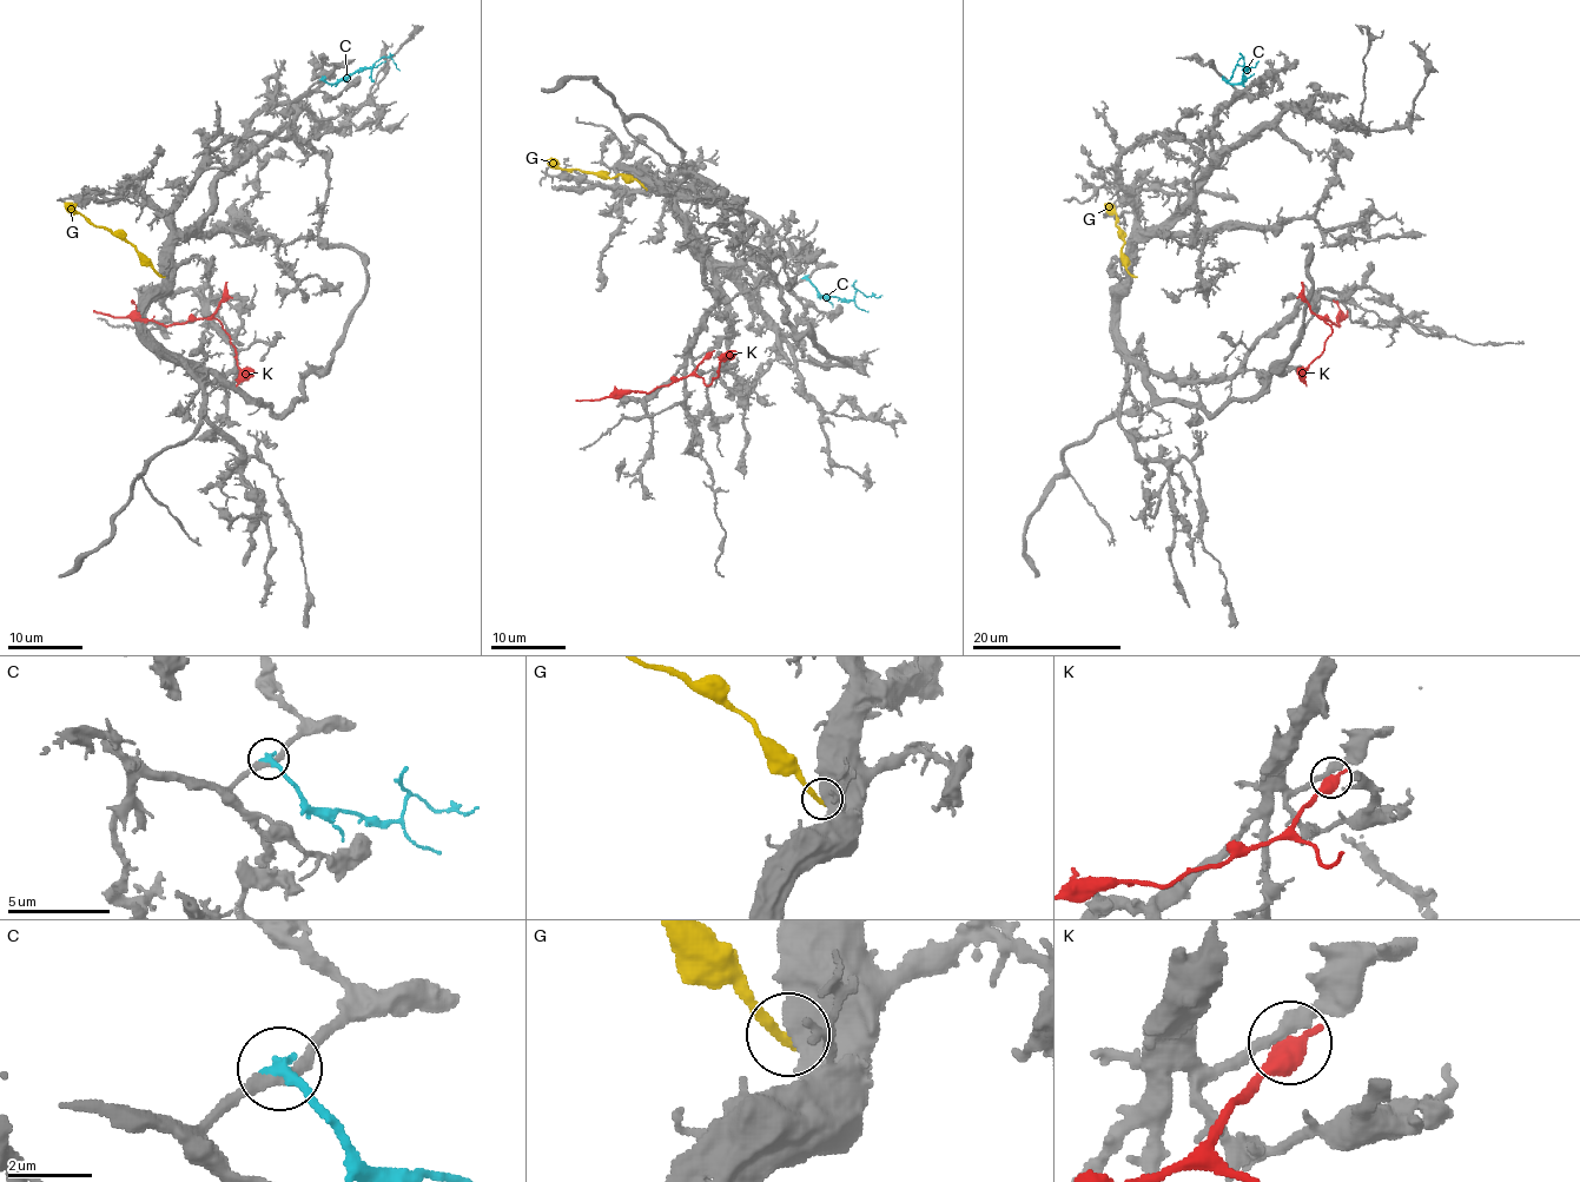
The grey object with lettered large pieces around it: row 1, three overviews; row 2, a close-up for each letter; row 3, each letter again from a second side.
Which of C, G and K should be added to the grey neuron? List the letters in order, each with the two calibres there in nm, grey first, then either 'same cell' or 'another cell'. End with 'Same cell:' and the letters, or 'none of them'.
C: 280 nm thick on the grey side, 280 nm on the other; another cell
G: 650 nm thick on the grey side, 340 nm on the other; another cell
K: 280 nm thick on the grey side, 500 nm on the other; another cell
Same cell: none of them

